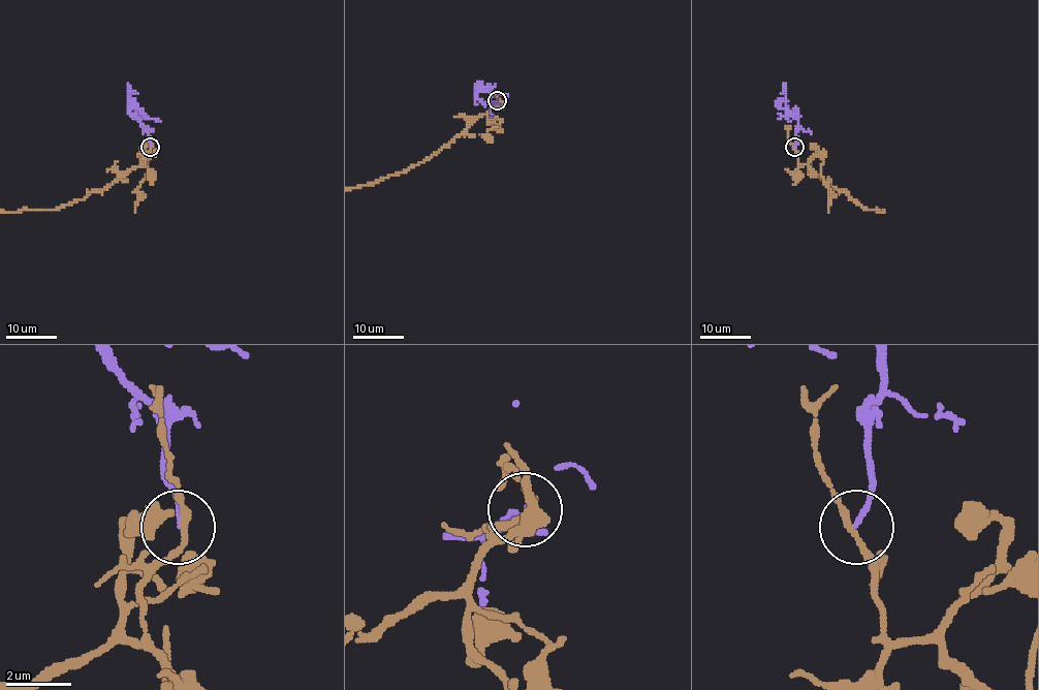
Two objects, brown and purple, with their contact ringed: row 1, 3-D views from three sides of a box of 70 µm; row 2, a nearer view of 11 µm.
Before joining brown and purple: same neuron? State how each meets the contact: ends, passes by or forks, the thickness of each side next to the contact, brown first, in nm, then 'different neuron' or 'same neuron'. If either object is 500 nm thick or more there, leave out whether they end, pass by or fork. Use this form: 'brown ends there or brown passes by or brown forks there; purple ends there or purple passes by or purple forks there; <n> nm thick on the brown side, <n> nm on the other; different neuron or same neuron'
brown passes by; purple ends there; 180 nm thick on the brown side, 140 nm on the other; different neuron

